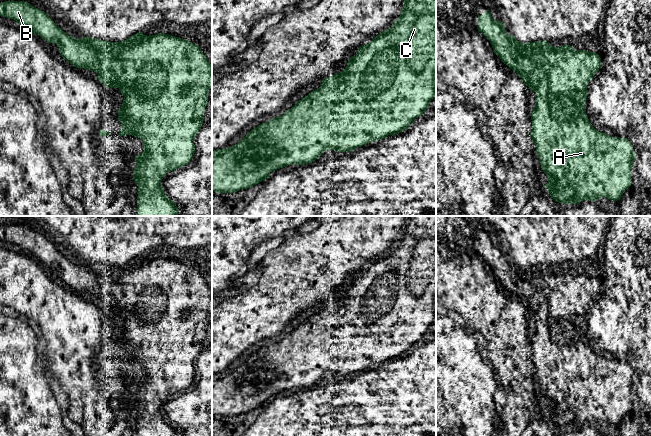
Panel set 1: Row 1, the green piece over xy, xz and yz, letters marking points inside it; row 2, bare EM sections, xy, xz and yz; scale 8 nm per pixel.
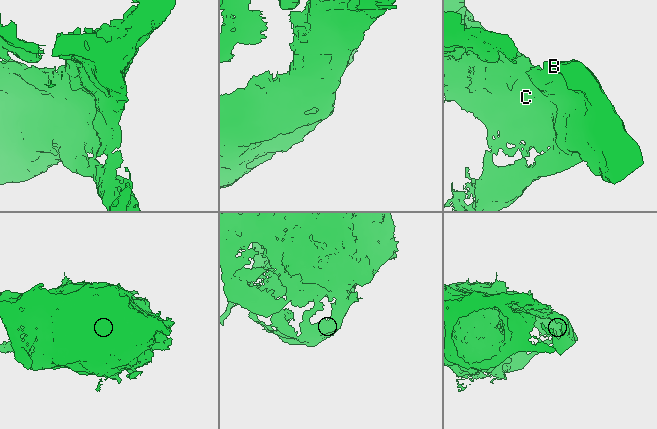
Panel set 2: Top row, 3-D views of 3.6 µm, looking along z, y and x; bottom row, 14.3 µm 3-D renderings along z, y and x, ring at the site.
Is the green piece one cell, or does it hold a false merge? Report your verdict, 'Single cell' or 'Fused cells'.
Single cell

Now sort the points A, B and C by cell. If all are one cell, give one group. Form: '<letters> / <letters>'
A B C

